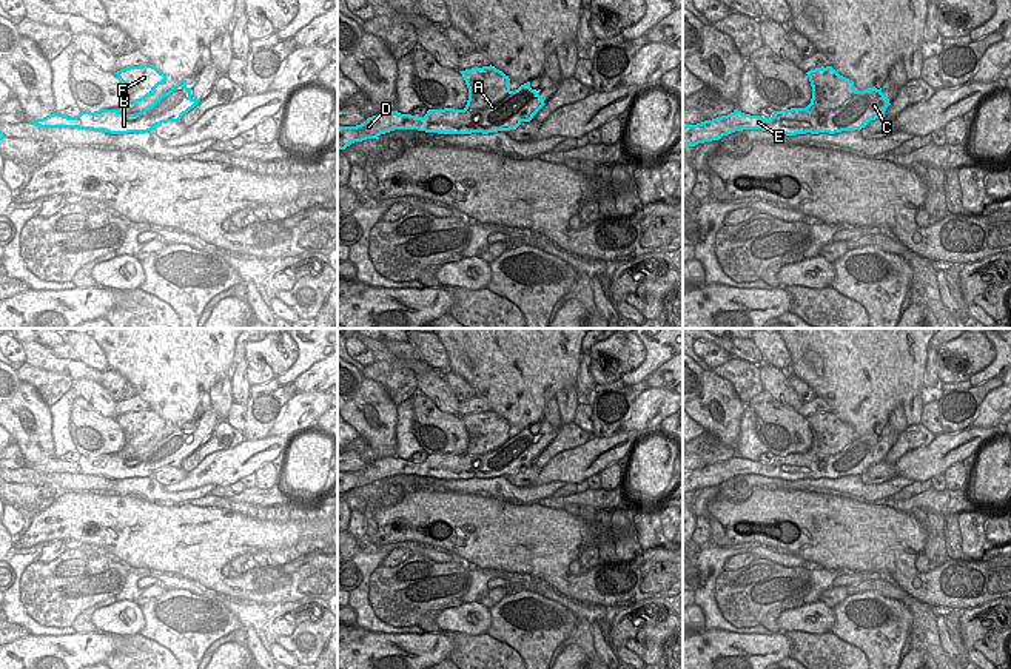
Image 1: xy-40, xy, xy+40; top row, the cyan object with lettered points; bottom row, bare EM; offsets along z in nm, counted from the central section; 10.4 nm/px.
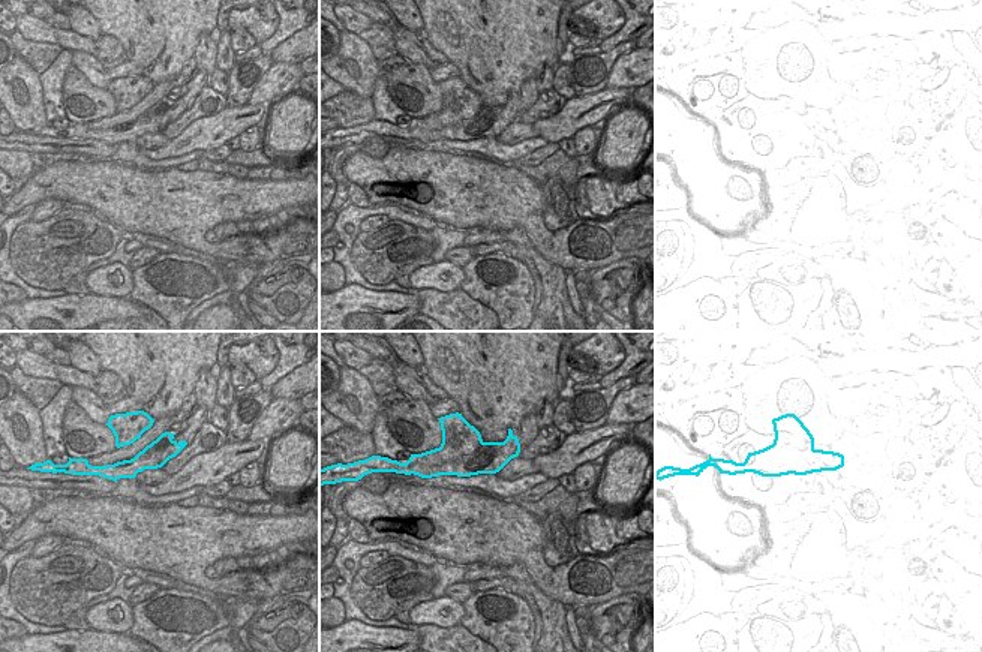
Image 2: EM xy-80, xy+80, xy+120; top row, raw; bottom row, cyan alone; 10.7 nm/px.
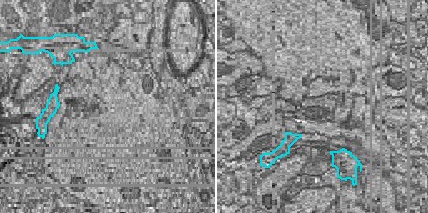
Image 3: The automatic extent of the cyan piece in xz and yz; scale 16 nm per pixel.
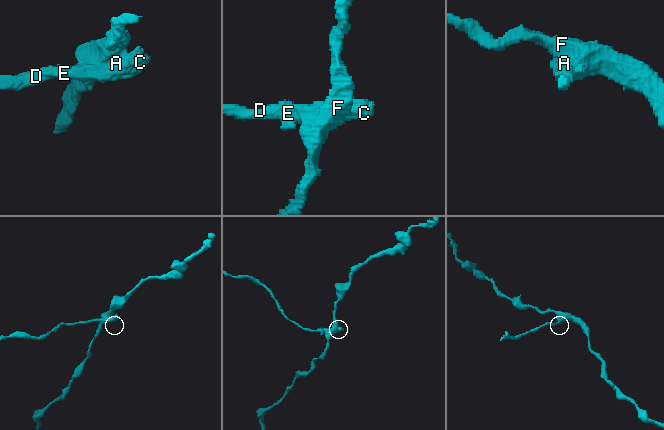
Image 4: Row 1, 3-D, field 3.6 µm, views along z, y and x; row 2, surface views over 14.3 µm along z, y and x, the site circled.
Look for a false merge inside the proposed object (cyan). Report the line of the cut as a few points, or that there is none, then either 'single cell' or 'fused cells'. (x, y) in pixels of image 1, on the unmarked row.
cut in xy-40 along (77, 461), (83, 470), (97, 475); fused cells

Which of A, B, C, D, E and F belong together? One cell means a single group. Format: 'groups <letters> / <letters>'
groups A B C F / D E

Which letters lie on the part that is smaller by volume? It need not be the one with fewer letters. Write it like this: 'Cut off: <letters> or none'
Cut off: D, E

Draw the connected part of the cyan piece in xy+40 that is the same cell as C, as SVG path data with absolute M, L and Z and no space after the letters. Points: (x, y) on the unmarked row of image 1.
M832 412L815 413L806 419L812 432L811 449L806 453L774 456L771 462L784 473L786 481L860 476L871 466L885 461L891 450L882 433L857 436L854 427Z

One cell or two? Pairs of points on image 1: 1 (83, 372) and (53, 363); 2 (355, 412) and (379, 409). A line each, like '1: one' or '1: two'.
1: one
2: one

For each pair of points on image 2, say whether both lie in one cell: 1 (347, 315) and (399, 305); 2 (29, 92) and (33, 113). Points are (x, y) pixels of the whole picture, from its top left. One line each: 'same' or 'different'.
1: same
2: same

